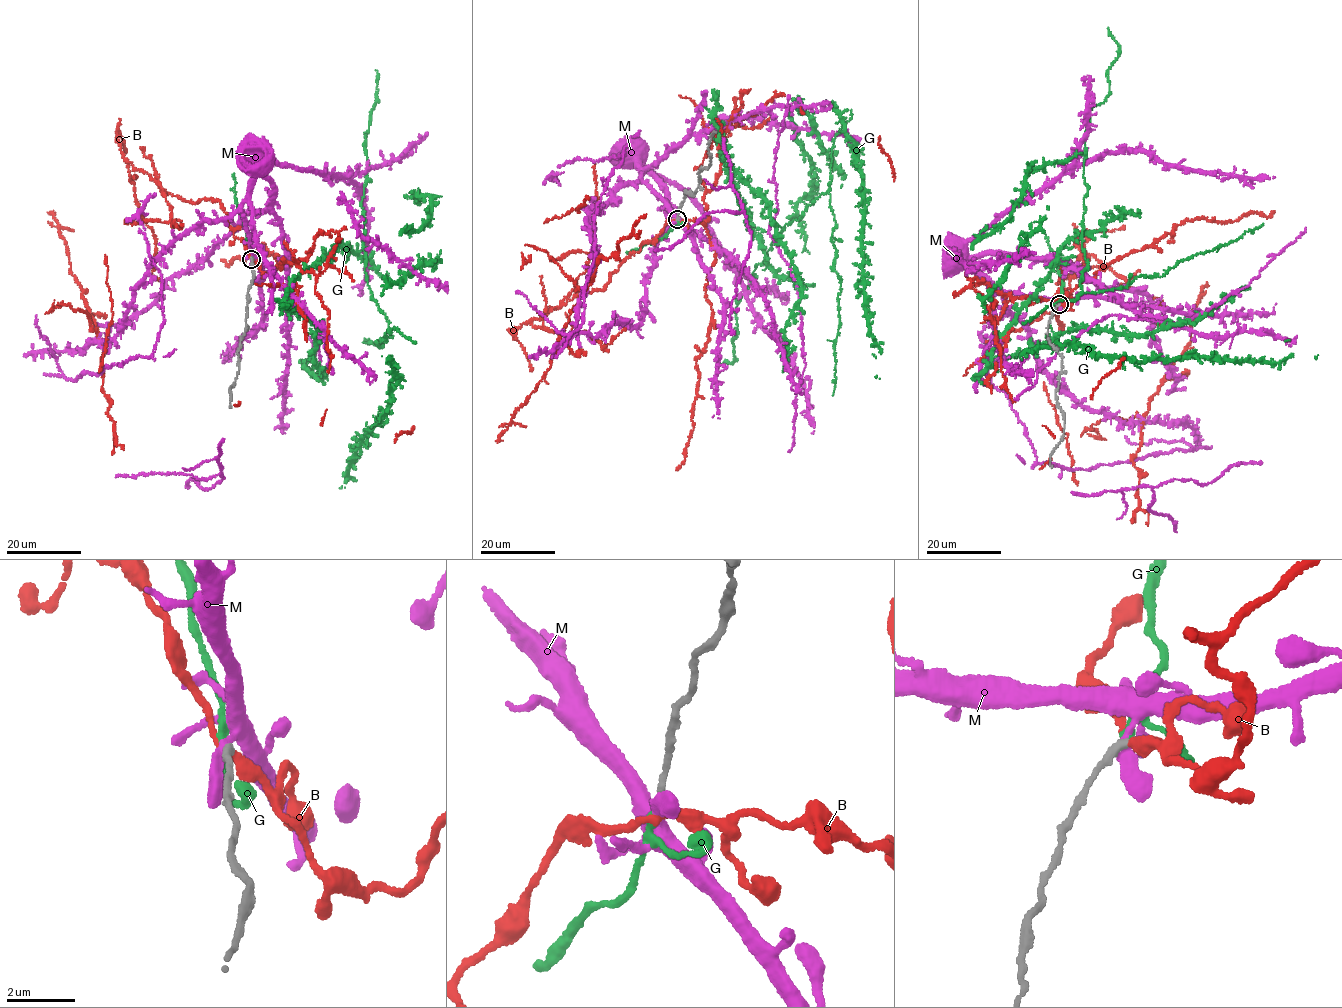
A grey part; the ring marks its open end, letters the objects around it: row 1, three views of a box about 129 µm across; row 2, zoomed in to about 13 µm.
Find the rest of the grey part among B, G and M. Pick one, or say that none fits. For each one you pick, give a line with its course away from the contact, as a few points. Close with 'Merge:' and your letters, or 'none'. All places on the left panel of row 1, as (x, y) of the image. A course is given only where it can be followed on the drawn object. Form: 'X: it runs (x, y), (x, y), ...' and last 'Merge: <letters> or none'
Merge: G

